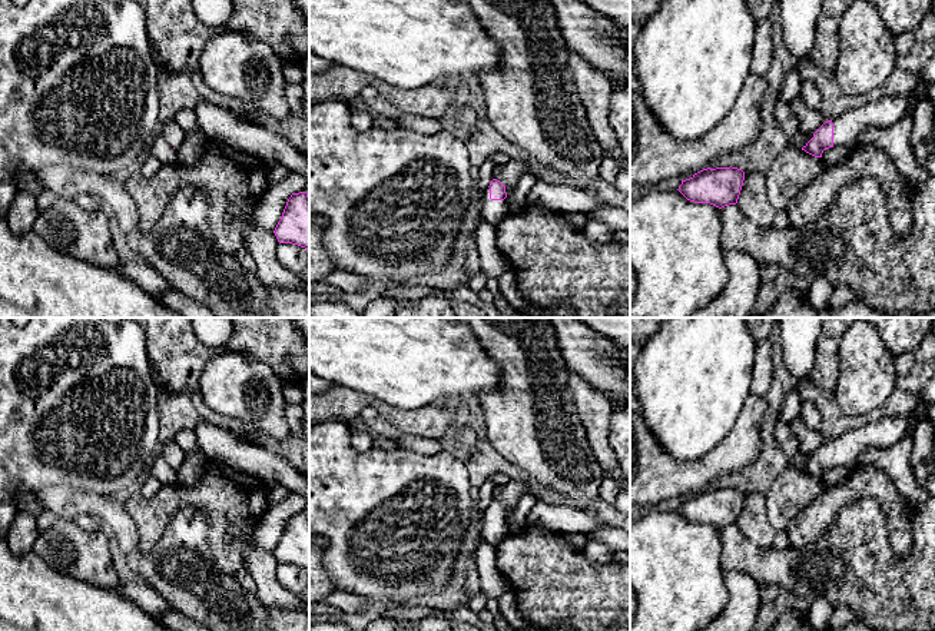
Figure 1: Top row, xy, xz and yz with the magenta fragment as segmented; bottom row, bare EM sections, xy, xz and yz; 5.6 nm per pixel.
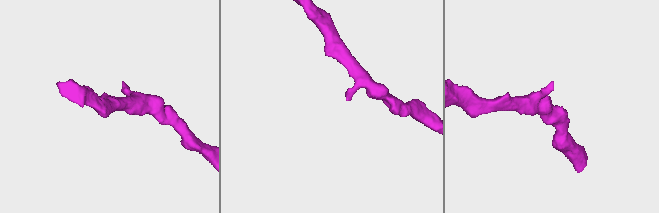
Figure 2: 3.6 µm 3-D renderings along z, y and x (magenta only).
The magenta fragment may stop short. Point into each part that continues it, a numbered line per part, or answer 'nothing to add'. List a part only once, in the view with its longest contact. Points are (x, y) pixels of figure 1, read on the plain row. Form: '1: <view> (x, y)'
1: xz (493, 532)

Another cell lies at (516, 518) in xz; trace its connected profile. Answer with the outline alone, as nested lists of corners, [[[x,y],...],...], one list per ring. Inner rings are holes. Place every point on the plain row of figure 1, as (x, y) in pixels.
[[[523,494],[515,502],[513,511],[507,515],[507,522],[511,528],[523,528],[530,509],[537,504],[533,494]]]

